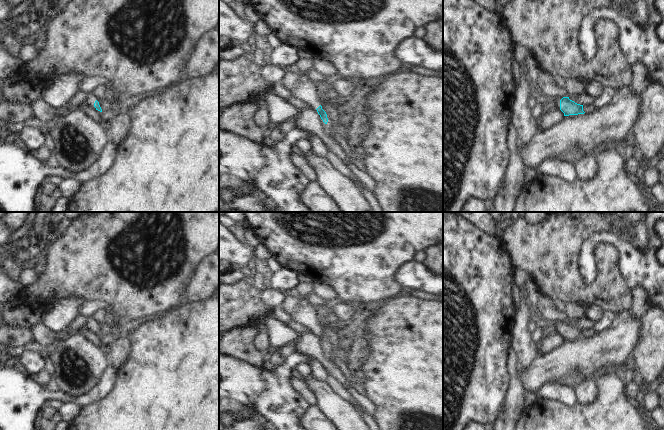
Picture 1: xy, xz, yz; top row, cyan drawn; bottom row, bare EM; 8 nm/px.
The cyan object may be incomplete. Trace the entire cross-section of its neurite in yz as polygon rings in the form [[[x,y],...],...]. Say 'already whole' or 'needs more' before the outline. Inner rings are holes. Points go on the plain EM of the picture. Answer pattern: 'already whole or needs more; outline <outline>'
already whole; outline [[[563,321],[560,324],[560,334],[564,340],[584,338],[583,329],[577,328],[570,324],[569,321]]]

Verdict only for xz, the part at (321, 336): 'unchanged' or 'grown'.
grown

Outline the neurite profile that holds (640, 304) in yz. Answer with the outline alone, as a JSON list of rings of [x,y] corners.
[[[637,285],[631,290],[633,296],[630,307],[631,314],[633,316],[643,316],[651,306],[647,289],[643,285]]]

